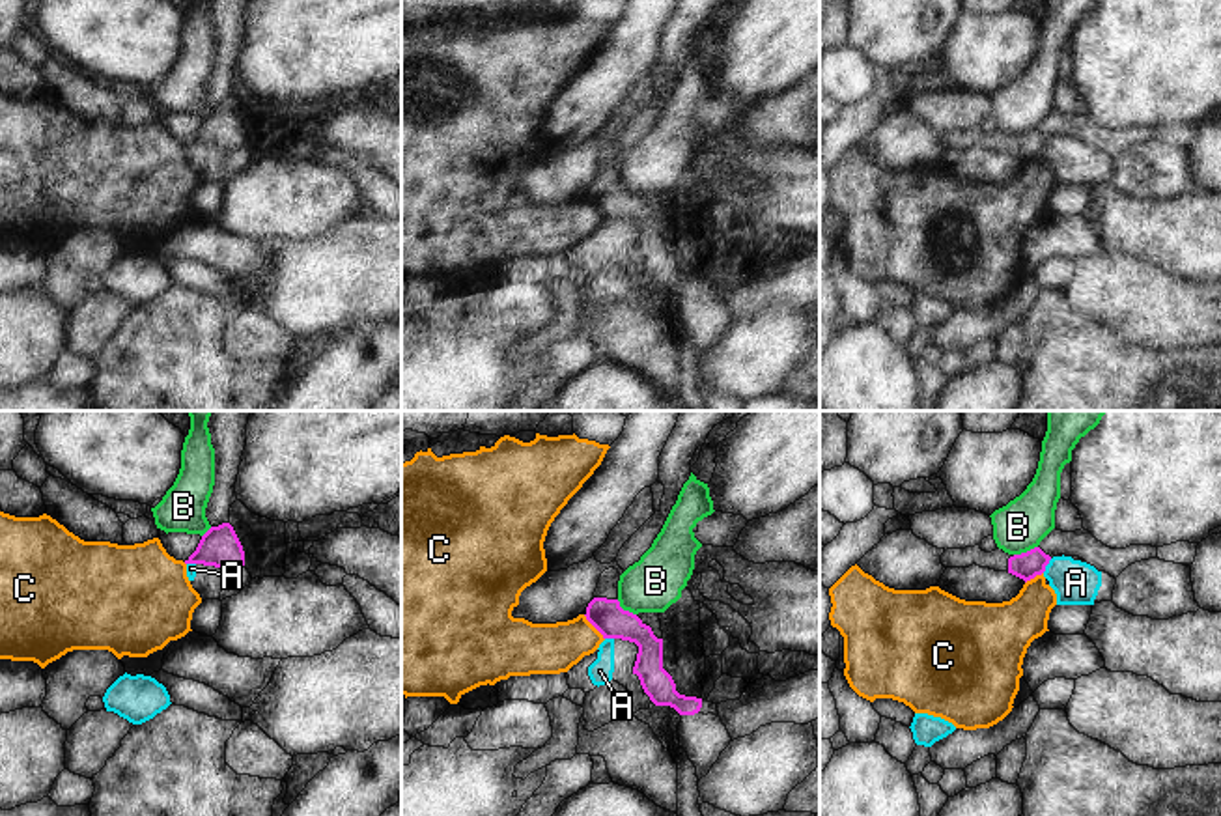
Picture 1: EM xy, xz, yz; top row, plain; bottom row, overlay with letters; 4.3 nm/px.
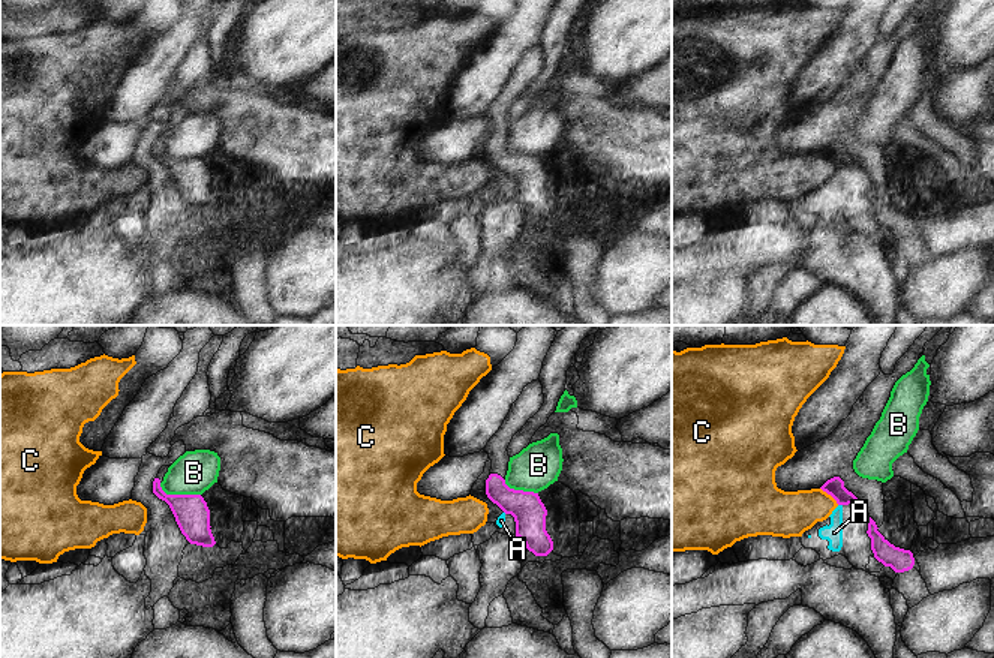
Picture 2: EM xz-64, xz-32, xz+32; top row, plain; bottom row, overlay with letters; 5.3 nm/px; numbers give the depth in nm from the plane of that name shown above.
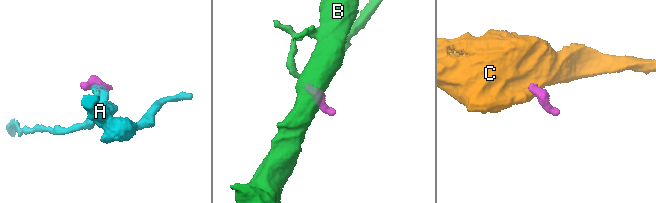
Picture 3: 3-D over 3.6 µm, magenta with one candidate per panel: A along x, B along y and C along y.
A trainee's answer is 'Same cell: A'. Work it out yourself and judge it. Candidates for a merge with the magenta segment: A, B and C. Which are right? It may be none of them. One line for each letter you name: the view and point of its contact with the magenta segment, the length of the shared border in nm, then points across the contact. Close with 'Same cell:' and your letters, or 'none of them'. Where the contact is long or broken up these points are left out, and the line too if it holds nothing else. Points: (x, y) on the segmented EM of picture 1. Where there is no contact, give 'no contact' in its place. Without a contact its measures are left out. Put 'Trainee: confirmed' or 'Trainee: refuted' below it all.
Same cell: none of them
Trainee: refuted

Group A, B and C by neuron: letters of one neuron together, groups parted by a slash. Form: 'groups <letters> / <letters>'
groups A / B / C

